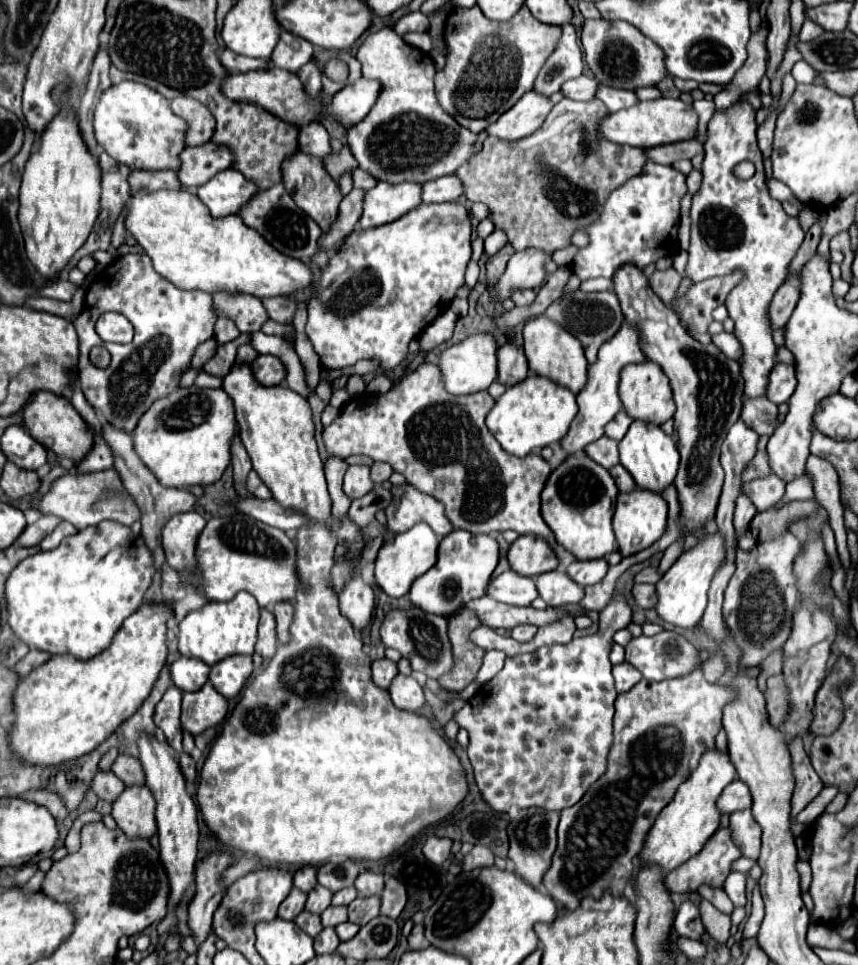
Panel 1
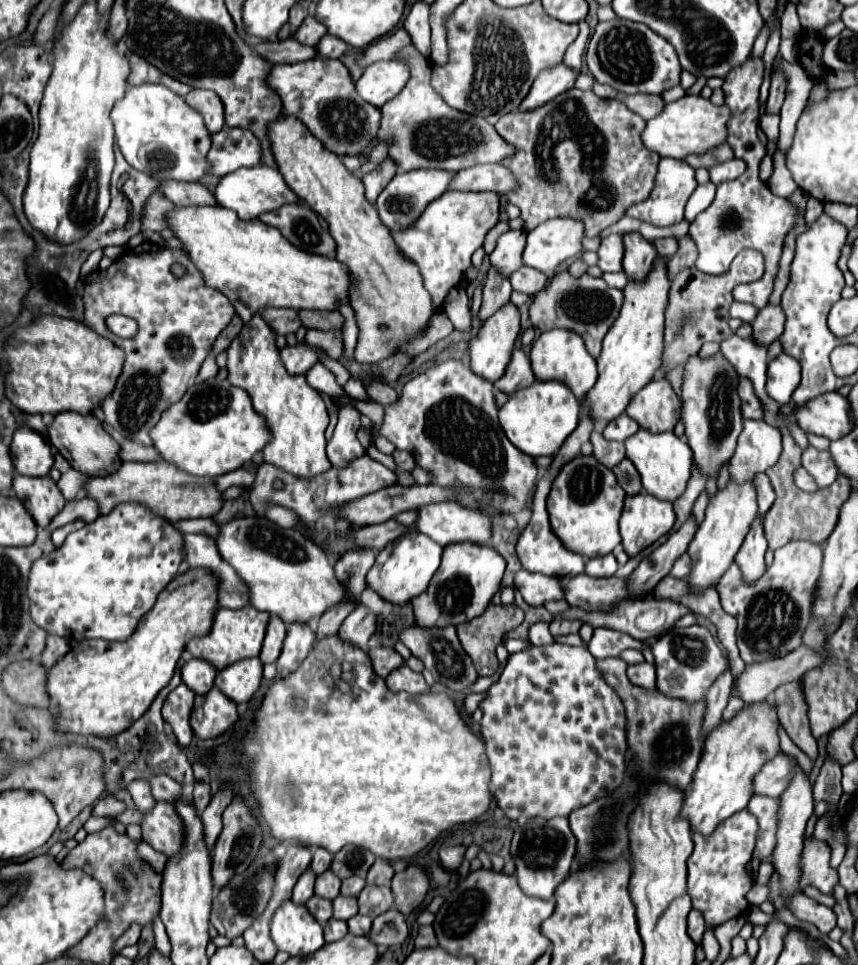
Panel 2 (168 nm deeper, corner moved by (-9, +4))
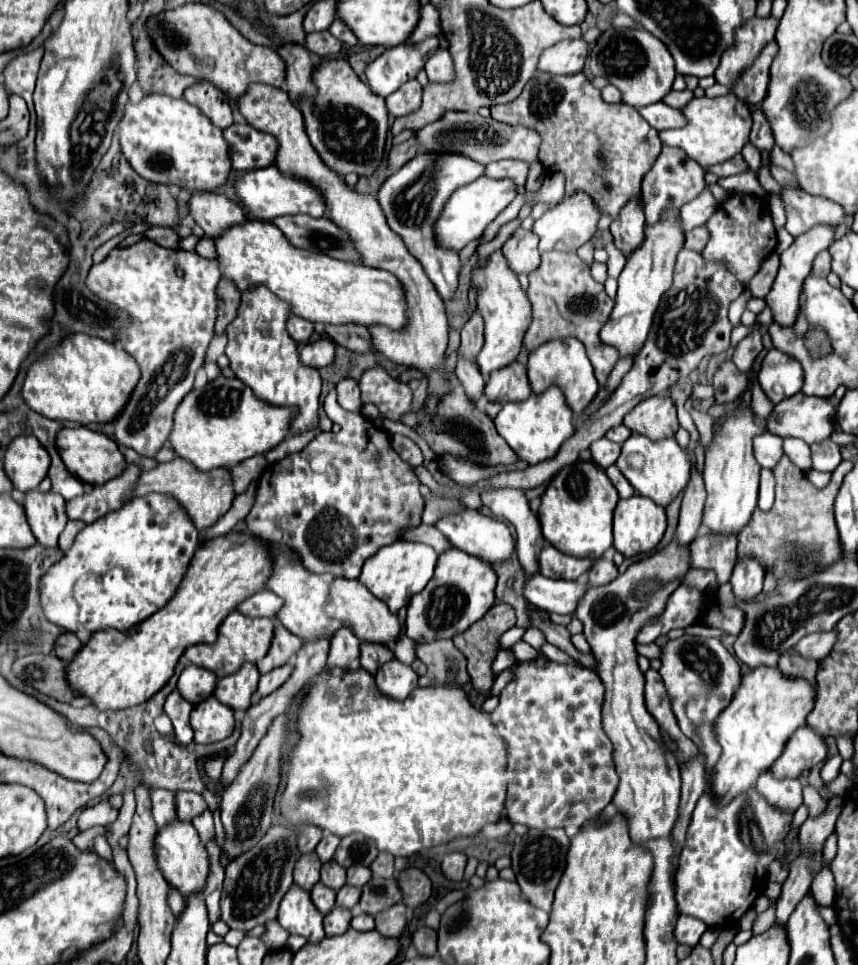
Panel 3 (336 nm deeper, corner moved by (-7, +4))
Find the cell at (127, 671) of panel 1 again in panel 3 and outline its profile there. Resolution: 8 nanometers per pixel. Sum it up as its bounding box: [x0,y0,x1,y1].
[66,533,268,711]

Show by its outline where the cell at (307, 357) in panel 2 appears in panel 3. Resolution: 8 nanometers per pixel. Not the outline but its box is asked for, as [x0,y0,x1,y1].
[300,339,334,367]

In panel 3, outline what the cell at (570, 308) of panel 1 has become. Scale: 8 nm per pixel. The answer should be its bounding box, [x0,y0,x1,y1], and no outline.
[526,253,616,385]

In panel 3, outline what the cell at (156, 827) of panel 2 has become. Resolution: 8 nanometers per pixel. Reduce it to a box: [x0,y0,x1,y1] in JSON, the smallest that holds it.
[154,819,208,895]

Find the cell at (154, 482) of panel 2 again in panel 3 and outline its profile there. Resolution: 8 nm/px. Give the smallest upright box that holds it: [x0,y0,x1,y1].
[130,457,234,529]

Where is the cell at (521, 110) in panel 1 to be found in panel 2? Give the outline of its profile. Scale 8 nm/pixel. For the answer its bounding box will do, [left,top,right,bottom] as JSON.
[520,63,578,109]

